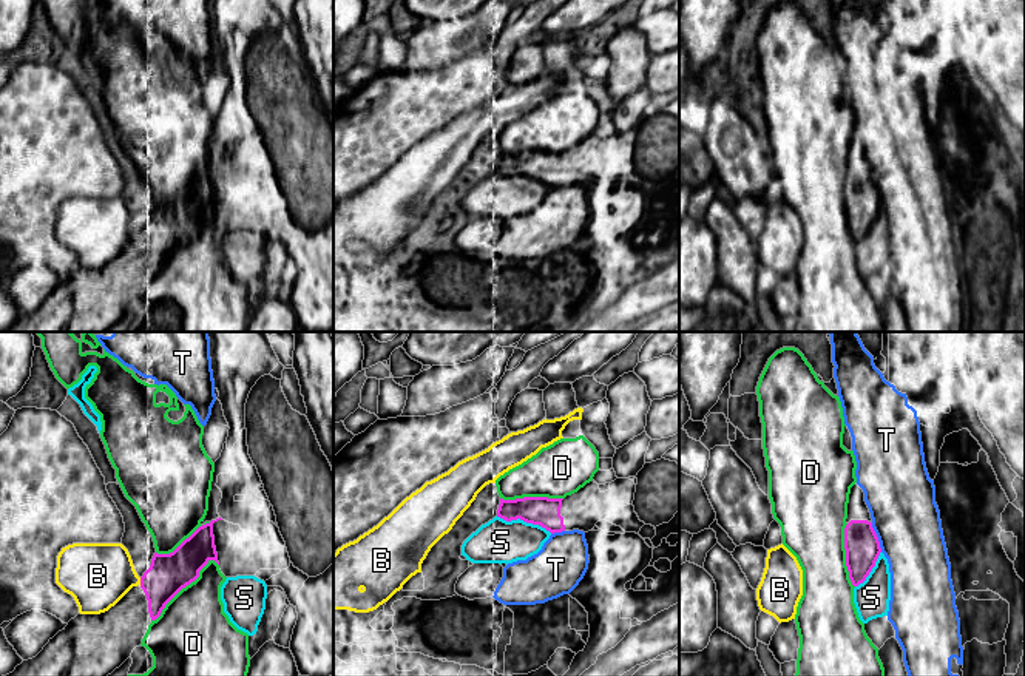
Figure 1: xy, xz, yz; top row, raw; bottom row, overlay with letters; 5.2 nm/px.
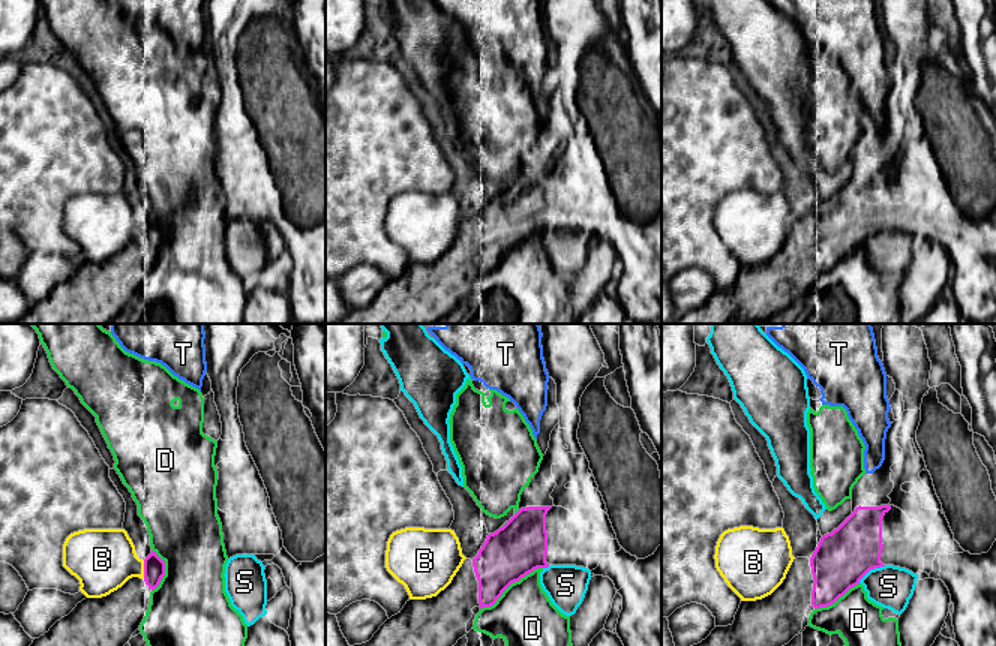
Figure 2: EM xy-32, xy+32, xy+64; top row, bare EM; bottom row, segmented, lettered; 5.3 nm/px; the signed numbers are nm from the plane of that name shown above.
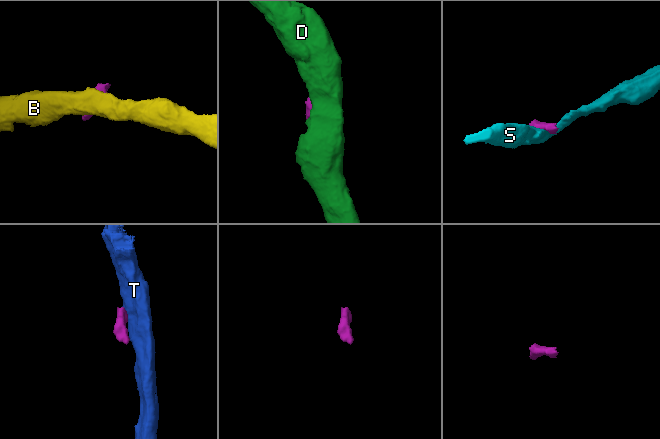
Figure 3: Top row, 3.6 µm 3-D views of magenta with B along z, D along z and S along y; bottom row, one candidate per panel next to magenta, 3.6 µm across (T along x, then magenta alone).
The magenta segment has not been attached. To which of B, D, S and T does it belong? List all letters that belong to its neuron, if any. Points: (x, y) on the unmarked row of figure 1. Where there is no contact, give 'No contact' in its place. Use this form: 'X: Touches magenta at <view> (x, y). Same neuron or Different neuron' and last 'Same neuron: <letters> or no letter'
B: Touches magenta at xy (141, 236). Different neuron
D: Touches magenta at xy (184, 241). Different neuron
S: Touches magenta at xz (517, 172). Different neuron
T: Touches magenta at yz (877, 192). Different neuron
Same neuron: no letter

